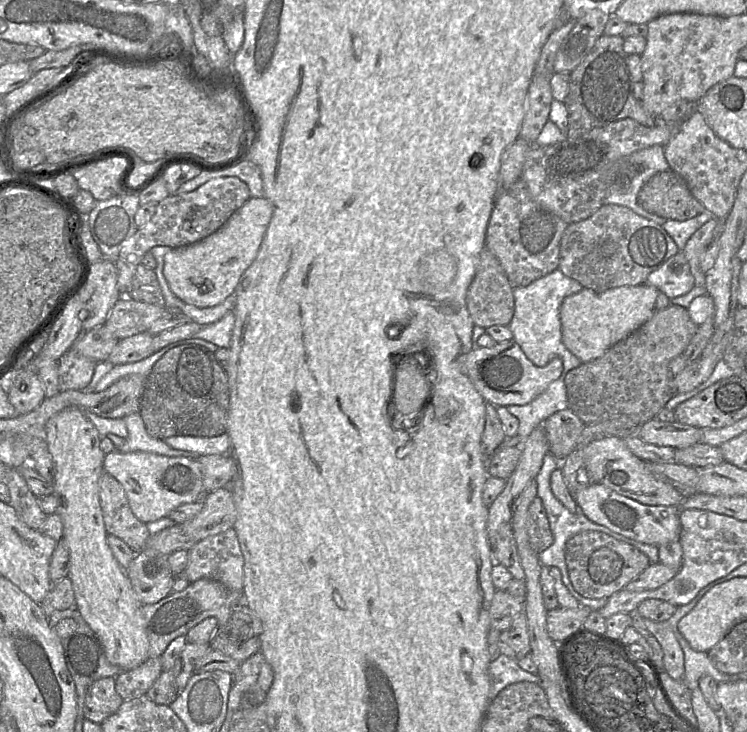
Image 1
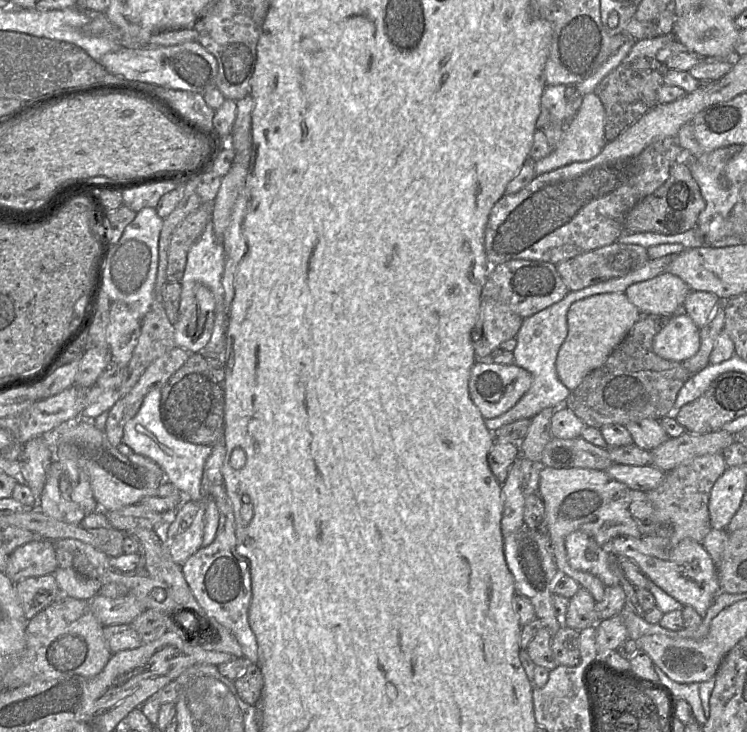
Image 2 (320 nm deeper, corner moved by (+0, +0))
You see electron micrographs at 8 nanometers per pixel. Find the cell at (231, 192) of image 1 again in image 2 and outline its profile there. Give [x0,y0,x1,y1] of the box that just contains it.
[106,302,141,367]

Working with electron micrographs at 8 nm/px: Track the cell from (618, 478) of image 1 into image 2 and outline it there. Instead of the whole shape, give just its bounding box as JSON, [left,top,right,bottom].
[539,467,655,602]

